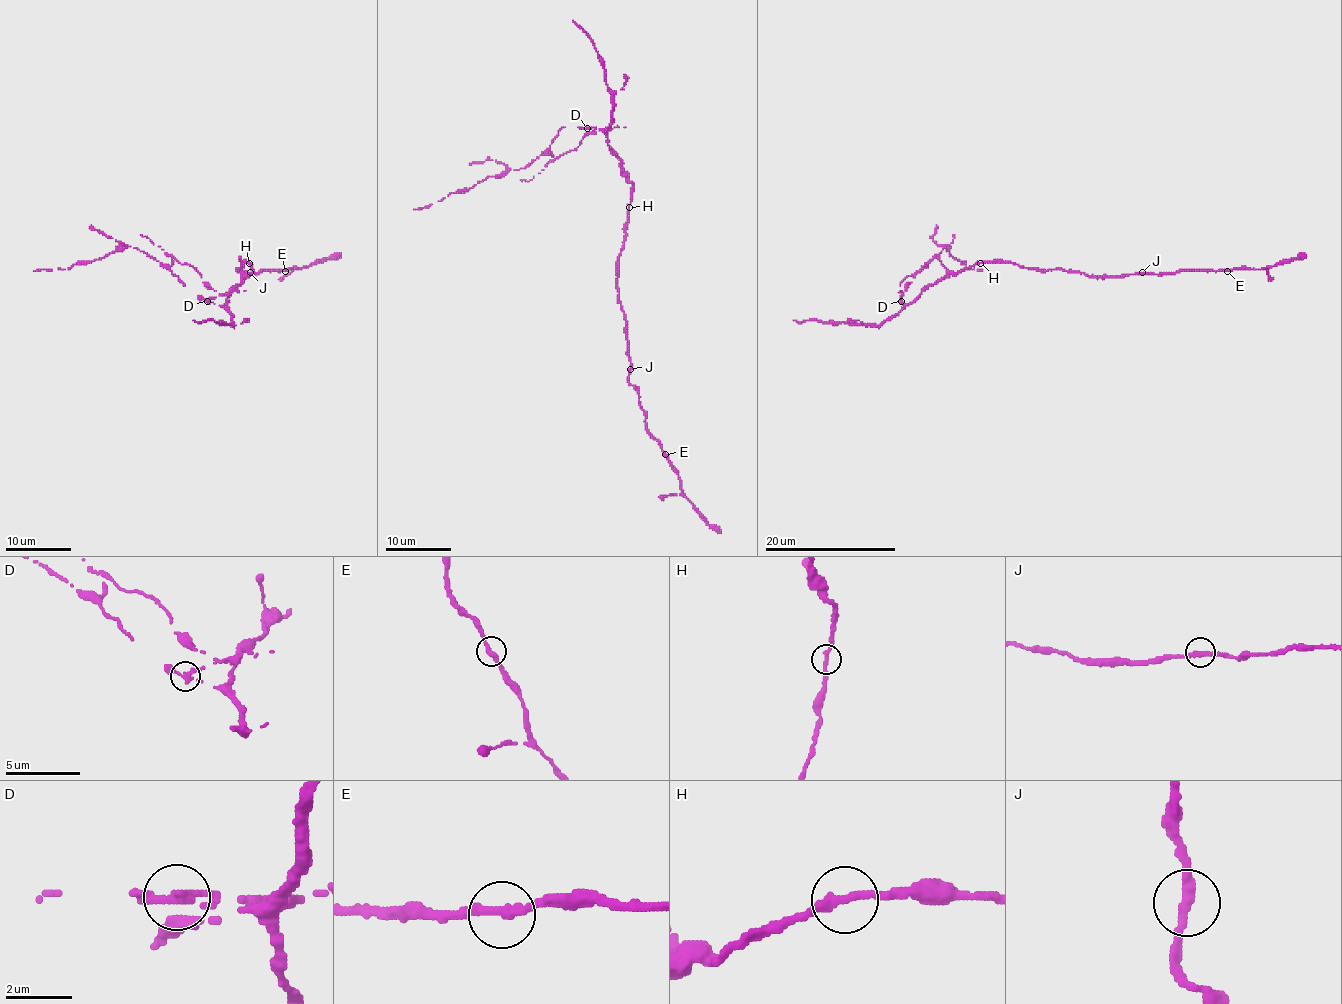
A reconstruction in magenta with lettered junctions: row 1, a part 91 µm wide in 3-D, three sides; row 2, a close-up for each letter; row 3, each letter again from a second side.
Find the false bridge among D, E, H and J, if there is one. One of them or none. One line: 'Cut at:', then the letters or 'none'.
Cut at: D

